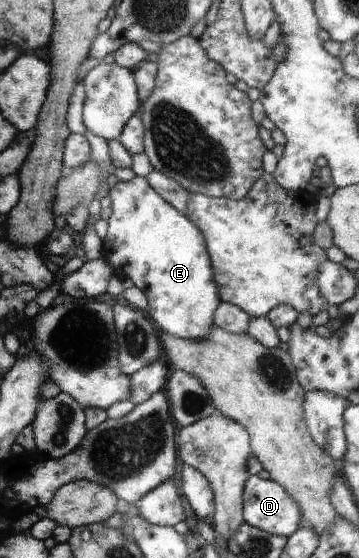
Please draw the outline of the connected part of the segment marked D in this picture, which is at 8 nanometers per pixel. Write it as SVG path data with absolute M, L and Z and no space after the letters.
M249 475L243 490L243 497L243 519L250 526L288 538L301 525L300 507L286 490L272 479Z

